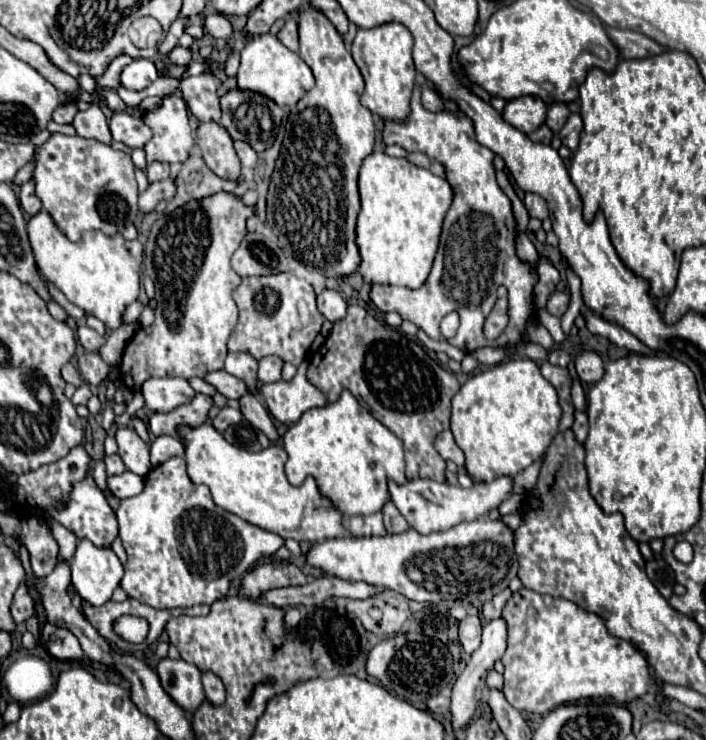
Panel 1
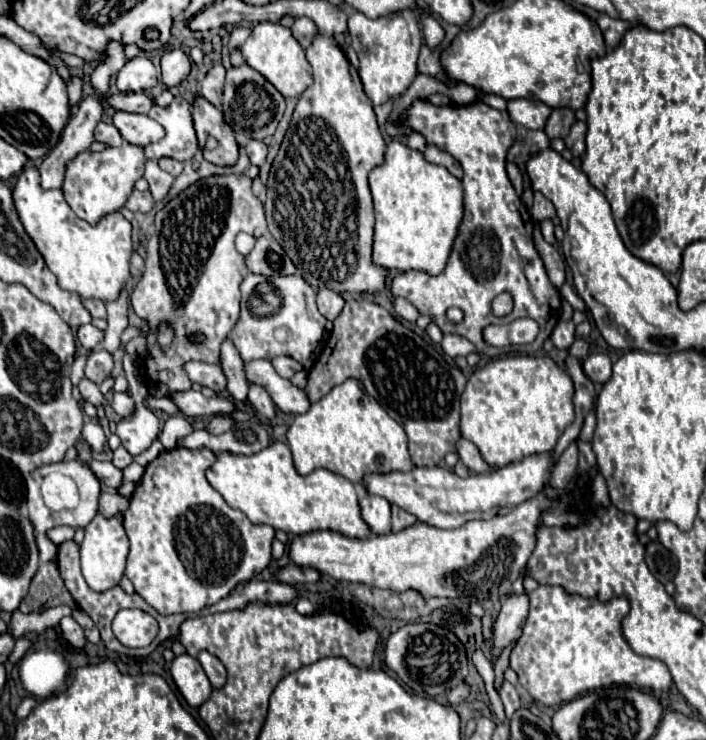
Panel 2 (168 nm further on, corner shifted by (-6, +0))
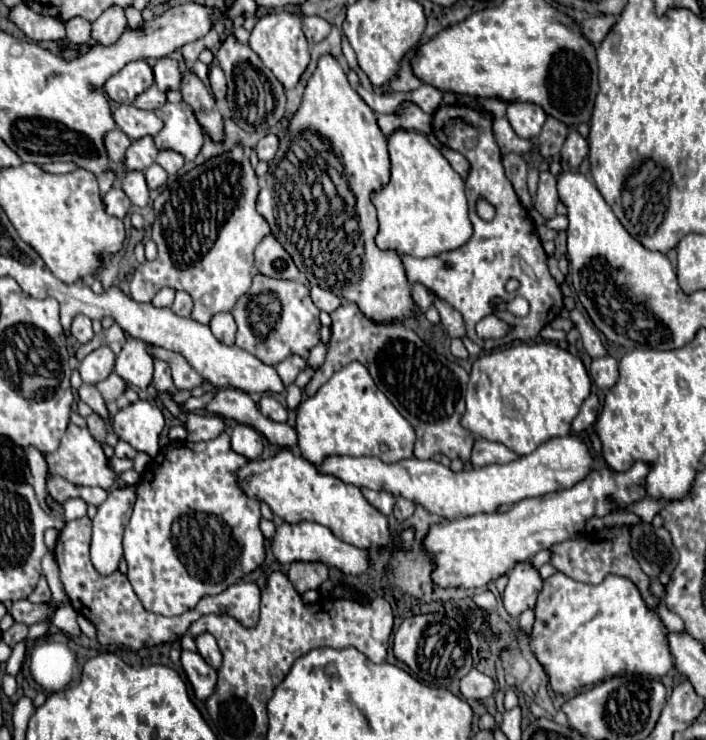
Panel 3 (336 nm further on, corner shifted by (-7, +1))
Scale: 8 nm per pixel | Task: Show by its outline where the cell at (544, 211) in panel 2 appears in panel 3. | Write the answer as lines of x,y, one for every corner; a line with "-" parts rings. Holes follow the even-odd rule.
544,171
544,173
540,173
534,207
536,207
536,211
538,211
542,217
552,219
552,217
556,217
556,205
558,205
556,179
554,179
554,175
552,175
550,171

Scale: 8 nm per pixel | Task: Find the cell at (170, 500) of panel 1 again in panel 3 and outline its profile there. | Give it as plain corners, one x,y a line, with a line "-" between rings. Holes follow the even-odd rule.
222,433
220,437
216,437
212,441
206,441
206,443
172,441
172,443
164,445
154,459
150,459
146,471
142,473
142,477
138,481
140,485
136,487
136,503
134,503
134,509
132,509
132,517
130,517
128,525
126,525
126,533
124,533
124,559
128,563
128,581
130,581
134,593
138,595
138,599
144,605
146,611
152,611
152,613
158,613
158,615
164,615
164,617
182,615
184,611
194,609
200,599
222,593
232,583
240,581
244,575
252,573
254,569
258,569
264,563
264,559
266,559
266,541
264,541
264,535
260,531
260,519
262,519
262,515
260,515
260,503
256,499
246,497
238,489
238,485
236,485
236,469
240,469
246,461
248,461
246,457
240,457
238,453
232,453
228,433

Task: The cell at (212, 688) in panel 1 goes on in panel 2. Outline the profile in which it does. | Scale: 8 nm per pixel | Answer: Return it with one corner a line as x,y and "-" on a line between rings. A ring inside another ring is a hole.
207,650
199,652
197,660
201,662
201,666
203,666
203,670
205,670
207,678
209,678
209,680
211,680
211,684
213,684
213,688
221,688
221,686
225,684
225,678
227,678
225,666
221,664
221,660
219,660
219,658
215,658
213,654
209,654

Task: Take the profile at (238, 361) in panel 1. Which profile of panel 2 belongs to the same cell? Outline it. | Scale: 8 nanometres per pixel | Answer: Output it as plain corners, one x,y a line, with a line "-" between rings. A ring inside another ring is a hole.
253,384
253,386
249,388
247,398
249,398
249,402
257,408
257,412
259,412
263,418
267,418
267,420
273,420
273,418
275,418
275,404
273,404
271,396
269,396
261,386
255,386
255,384

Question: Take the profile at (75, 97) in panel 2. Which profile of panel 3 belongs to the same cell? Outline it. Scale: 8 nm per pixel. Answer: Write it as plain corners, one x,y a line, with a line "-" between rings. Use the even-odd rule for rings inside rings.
76,17
76,19
68,21
66,35
68,35
70,45
82,49
82,47
88,45
88,41
90,41
90,23
84,21
82,17

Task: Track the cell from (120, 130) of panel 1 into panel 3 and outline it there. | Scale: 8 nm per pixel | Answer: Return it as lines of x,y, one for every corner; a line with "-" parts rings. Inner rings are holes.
118,105
114,109
116,125
134,141
146,135
156,135
164,127
164,123
156,117
154,111
142,111
134,105

